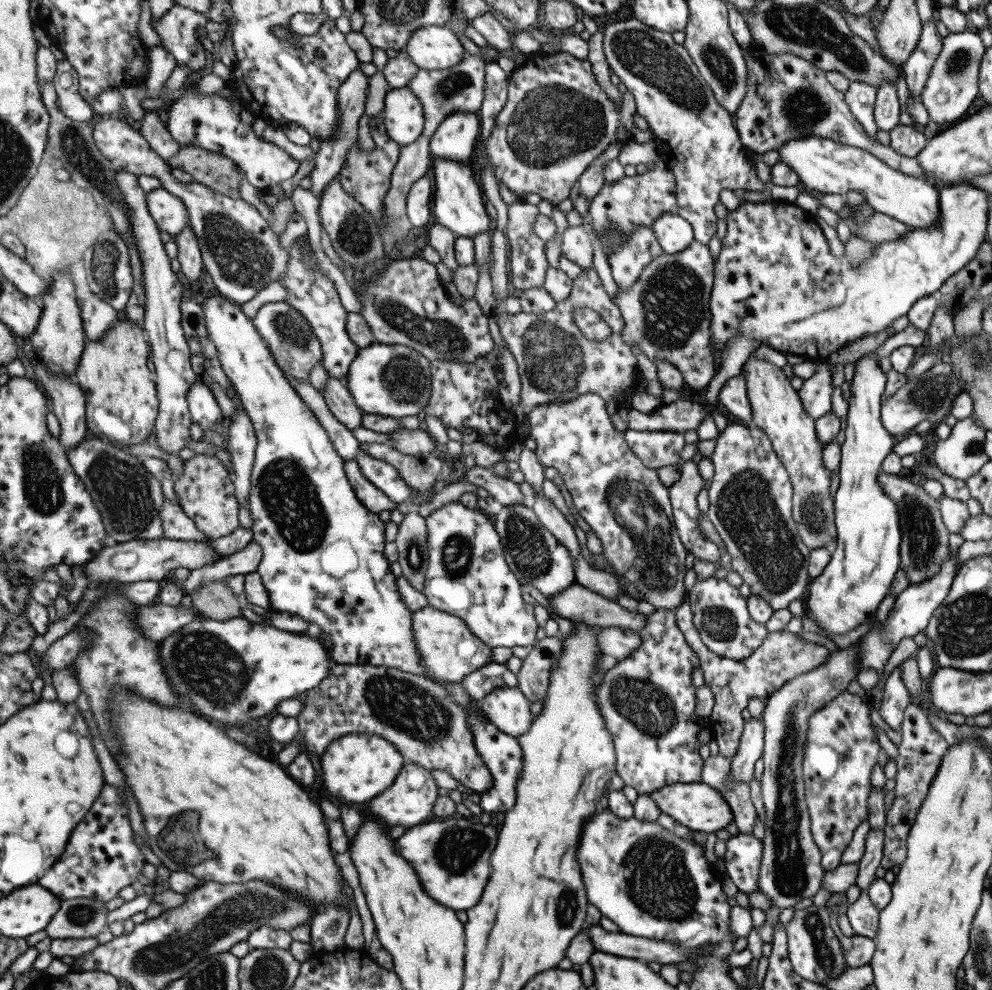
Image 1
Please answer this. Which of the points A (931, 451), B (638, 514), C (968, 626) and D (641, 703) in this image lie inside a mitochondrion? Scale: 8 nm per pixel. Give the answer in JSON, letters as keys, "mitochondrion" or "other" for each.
{"A":"other","B":"mitochondrion","C":"mitochondrion","D":"mitochondrion"}

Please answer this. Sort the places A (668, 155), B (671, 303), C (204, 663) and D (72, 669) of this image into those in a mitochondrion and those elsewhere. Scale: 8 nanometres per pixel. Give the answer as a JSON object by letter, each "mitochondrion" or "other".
{"A":"other","B":"mitochondrion","C":"mitochondrion","D":"other"}

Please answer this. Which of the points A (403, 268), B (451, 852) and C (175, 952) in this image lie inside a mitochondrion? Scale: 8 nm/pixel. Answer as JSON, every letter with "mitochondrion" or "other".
{"A":"other","B":"mitochondrion","C":"mitochondrion"}

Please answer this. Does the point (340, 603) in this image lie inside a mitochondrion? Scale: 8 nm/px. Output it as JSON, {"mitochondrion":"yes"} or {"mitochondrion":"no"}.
{"mitochondrion":"no"}

